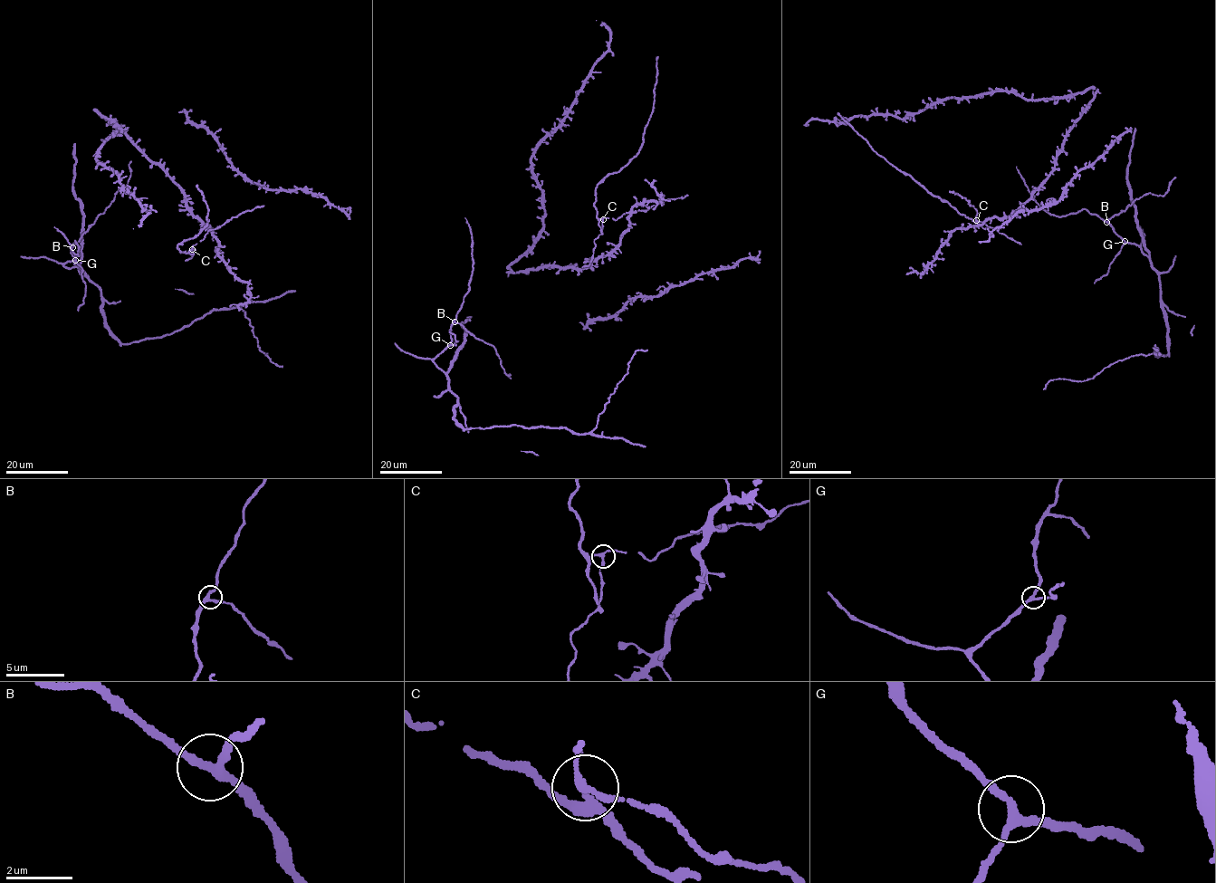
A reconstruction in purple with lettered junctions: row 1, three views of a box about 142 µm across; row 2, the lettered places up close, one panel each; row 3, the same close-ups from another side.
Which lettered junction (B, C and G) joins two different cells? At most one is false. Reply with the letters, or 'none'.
C

